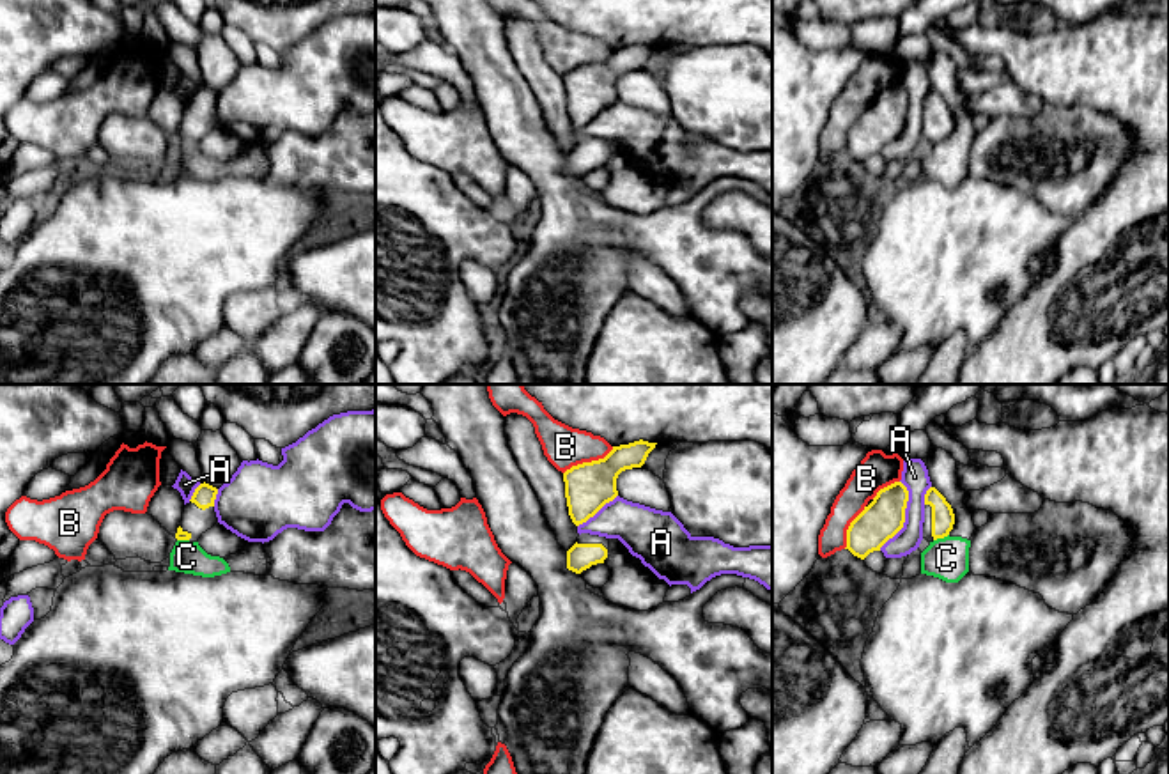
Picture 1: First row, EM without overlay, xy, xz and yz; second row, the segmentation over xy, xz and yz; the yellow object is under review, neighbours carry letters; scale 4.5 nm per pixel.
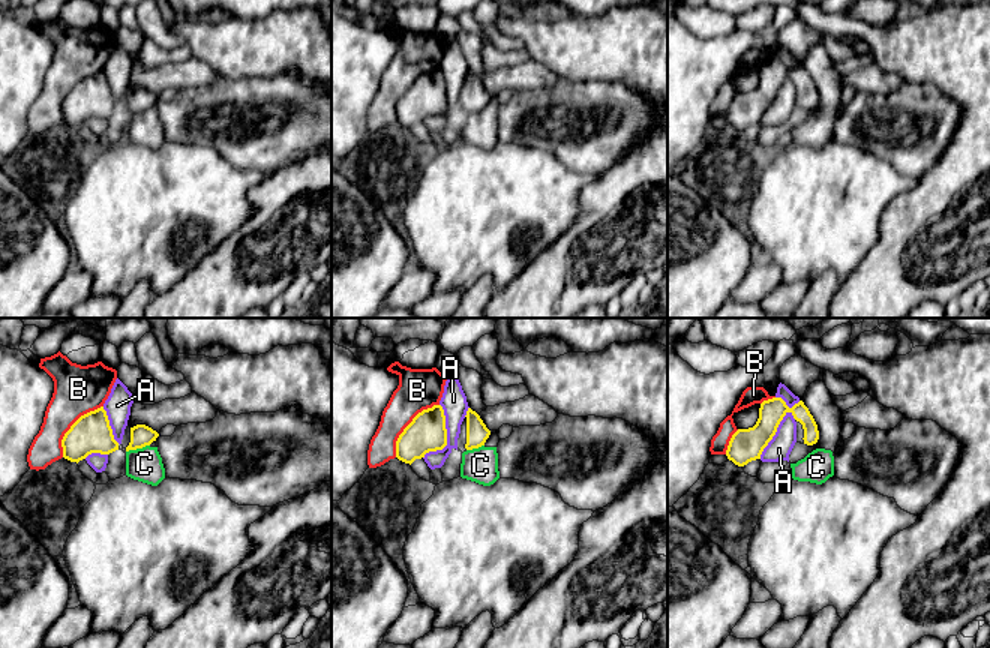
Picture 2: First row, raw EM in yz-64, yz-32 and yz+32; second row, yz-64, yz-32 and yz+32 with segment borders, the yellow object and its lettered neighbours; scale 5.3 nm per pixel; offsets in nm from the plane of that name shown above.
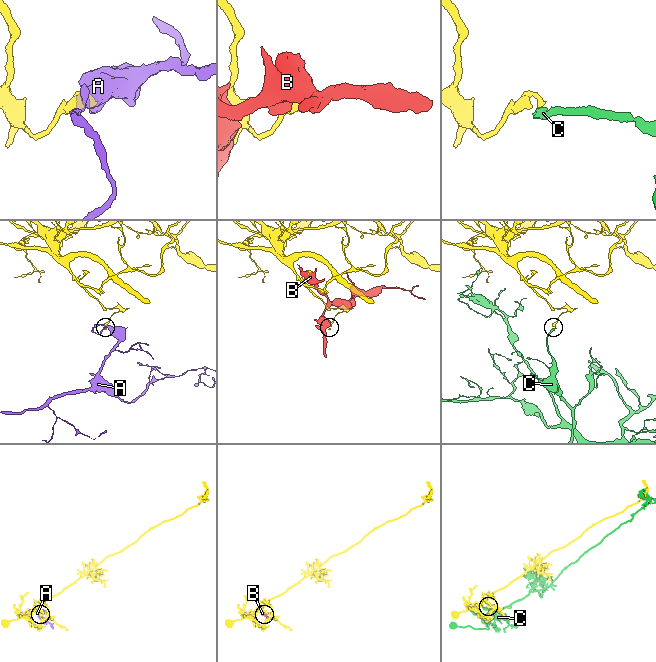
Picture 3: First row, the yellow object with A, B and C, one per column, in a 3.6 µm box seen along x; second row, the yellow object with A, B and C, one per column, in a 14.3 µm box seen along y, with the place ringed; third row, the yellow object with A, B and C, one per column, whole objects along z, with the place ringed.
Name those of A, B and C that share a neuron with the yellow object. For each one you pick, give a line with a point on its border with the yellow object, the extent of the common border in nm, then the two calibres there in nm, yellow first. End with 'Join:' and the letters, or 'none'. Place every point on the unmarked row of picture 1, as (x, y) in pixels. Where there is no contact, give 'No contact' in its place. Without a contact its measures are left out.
Join: none

